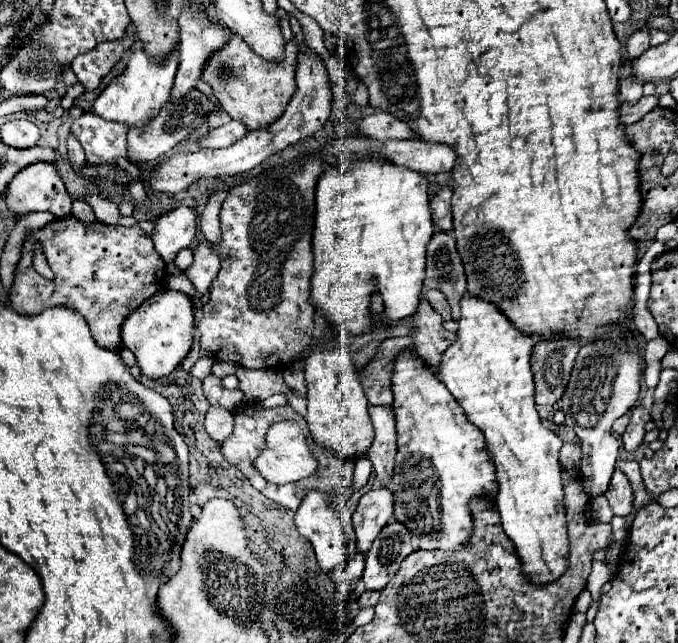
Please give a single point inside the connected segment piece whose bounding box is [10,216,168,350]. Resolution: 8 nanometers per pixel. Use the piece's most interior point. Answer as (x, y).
(104, 272)

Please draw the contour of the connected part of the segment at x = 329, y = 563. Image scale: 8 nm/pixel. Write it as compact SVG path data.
M312 490L302 500L302 506L298 508L298 512L294 516L294 524L296 524L298 532L312 544L316 560L318 560L318 566L320 566L320 570L324 574L334 574L334 572L342 570L342 566L346 564L346 558L348 558L348 554L346 554L346 538L344 538L344 532L342 532L342 526L340 526L338 512L328 502L330 498L332 498L330 494Z

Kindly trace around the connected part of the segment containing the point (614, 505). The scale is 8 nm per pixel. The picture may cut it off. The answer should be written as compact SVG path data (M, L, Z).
M614 470L608 492L604 494L616 516L628 516L632 512L632 486L622 470Z

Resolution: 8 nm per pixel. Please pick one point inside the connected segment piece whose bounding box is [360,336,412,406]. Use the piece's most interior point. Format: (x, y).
(376, 380)

